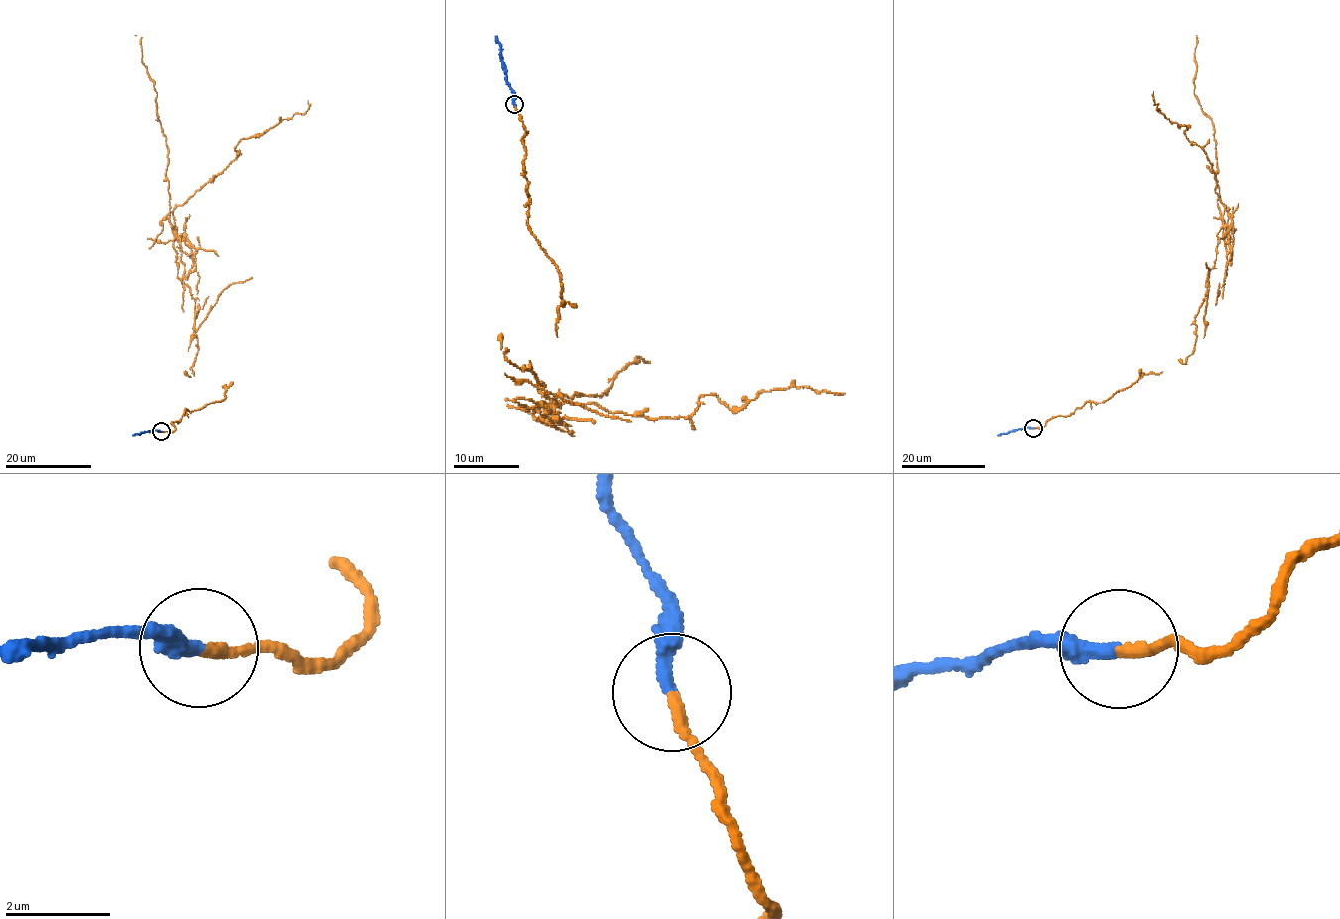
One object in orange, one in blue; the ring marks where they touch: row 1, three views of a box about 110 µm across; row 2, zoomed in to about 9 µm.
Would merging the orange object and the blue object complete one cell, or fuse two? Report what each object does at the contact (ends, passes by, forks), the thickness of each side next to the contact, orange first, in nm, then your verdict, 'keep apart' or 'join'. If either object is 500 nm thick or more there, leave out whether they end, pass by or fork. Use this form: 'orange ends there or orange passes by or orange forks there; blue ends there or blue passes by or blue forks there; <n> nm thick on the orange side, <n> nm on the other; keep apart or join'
orange ends there; blue ends there; 200 nm thick on the orange side, 280 nm on the other; keep apart

